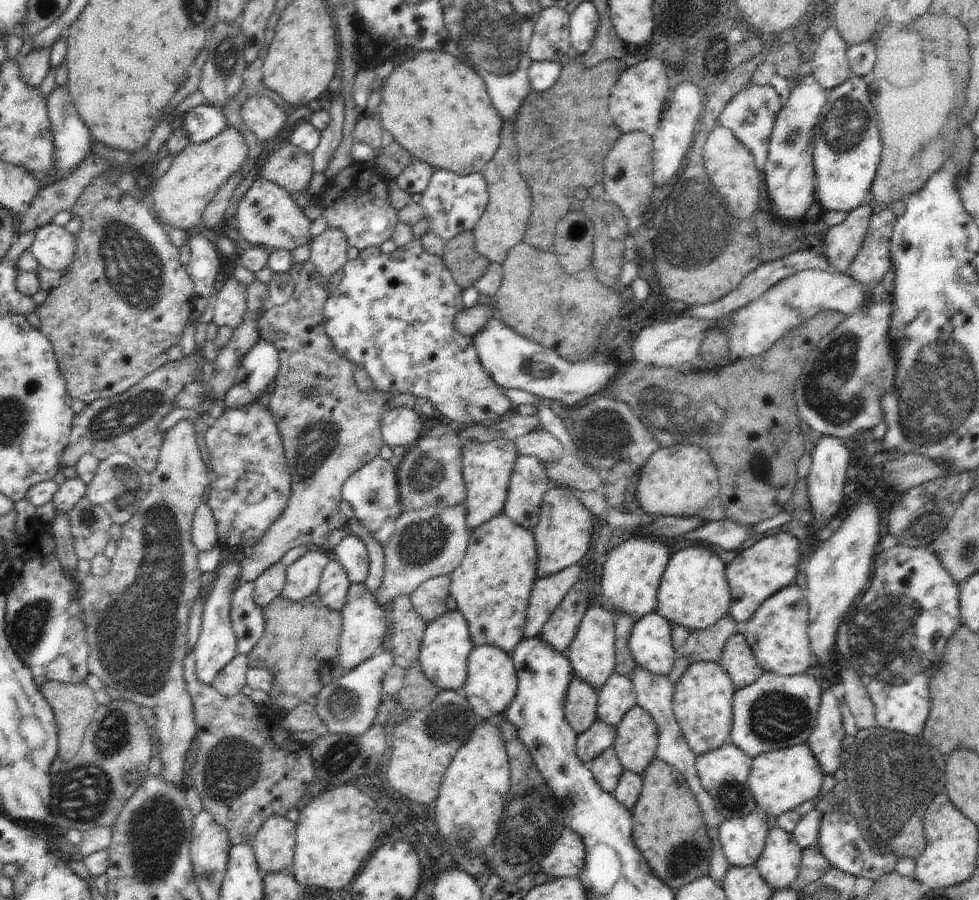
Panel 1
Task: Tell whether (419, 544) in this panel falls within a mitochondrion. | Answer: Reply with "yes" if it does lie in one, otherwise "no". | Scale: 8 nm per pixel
yes

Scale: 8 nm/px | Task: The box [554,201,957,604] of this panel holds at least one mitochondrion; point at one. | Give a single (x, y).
(830, 392)

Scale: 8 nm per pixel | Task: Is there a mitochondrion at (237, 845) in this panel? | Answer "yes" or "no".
no

